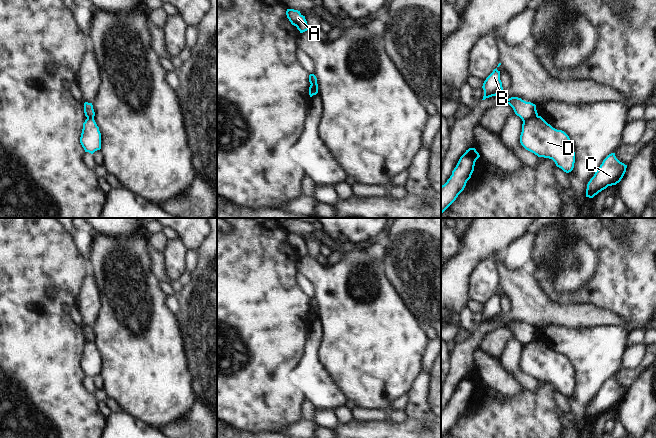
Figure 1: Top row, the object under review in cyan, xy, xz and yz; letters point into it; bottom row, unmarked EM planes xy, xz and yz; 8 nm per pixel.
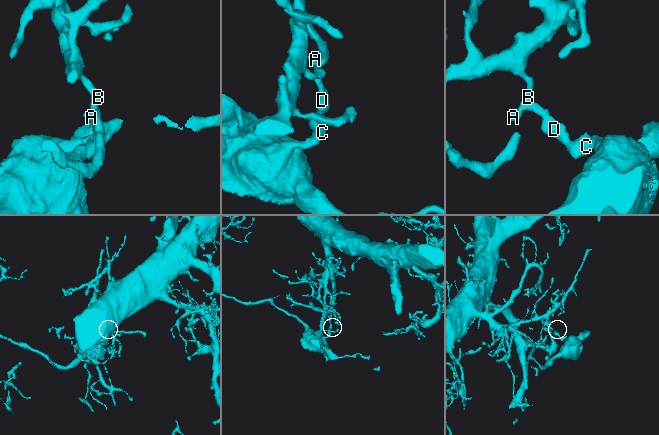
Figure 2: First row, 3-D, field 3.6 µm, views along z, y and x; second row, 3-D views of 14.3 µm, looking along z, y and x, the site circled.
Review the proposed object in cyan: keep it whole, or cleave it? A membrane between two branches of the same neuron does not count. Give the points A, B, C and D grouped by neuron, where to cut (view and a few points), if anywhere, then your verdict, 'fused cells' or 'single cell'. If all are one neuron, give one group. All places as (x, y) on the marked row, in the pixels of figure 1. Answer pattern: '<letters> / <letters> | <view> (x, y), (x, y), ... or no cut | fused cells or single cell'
A B / C D | yz (537, 114), (523, 122) | fused cells

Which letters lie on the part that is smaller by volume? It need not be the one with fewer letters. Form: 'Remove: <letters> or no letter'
Remove: C, D

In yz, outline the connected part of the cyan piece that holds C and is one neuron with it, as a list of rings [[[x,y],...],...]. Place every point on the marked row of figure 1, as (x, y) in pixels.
[[[615,153],[609,154],[588,182],[586,197],[593,198],[608,186],[619,183],[626,172],[626,168],[627,165],[620,162]]]

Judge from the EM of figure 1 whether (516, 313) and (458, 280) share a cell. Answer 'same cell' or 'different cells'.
different cells

